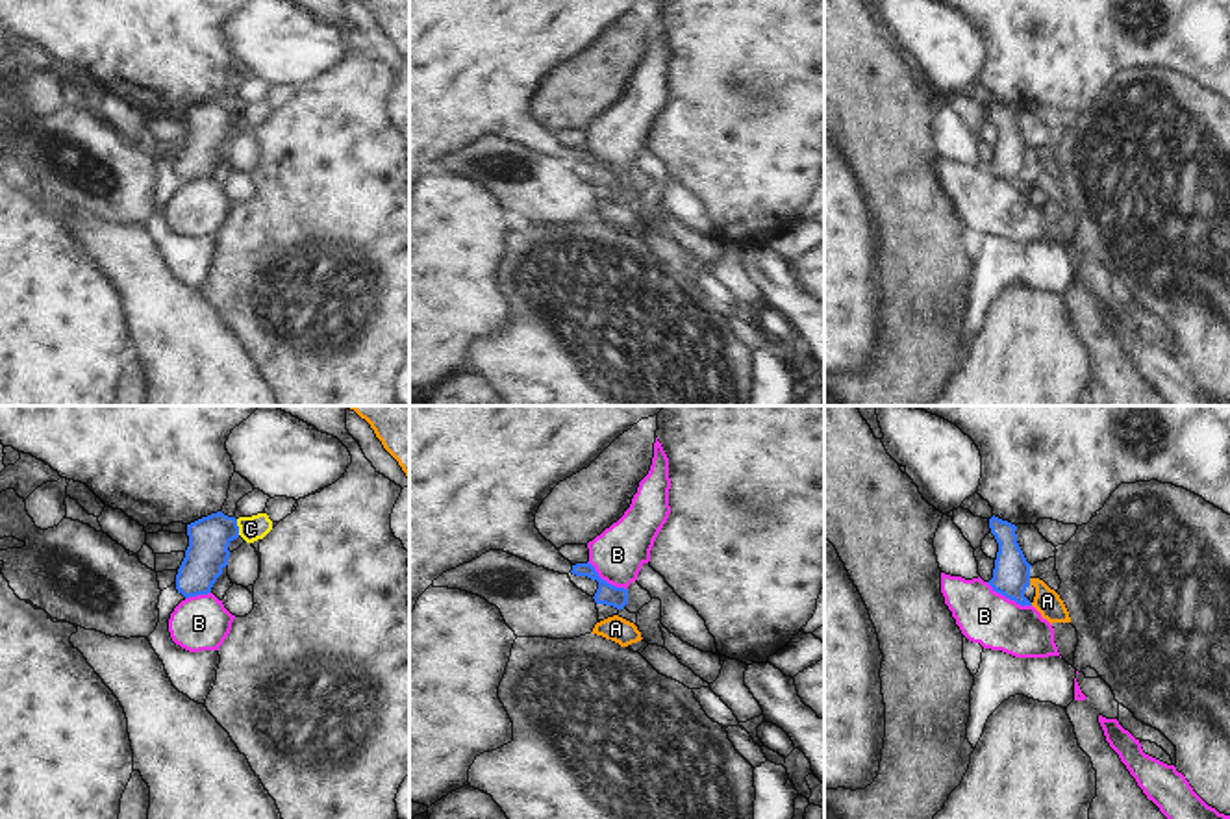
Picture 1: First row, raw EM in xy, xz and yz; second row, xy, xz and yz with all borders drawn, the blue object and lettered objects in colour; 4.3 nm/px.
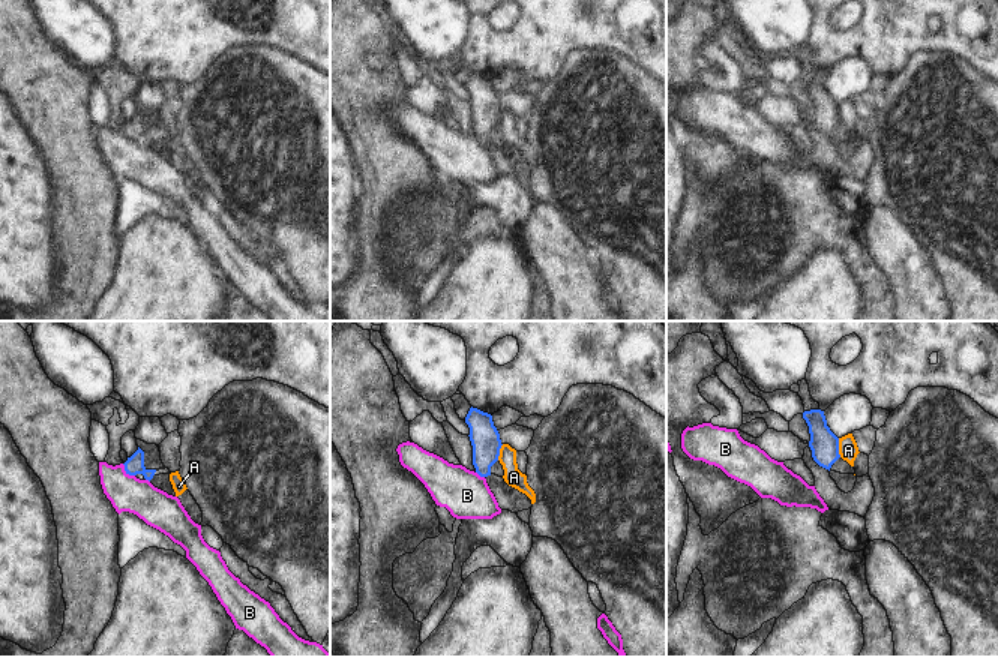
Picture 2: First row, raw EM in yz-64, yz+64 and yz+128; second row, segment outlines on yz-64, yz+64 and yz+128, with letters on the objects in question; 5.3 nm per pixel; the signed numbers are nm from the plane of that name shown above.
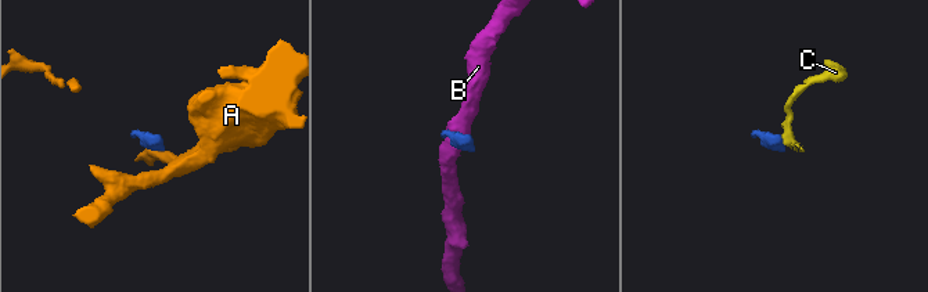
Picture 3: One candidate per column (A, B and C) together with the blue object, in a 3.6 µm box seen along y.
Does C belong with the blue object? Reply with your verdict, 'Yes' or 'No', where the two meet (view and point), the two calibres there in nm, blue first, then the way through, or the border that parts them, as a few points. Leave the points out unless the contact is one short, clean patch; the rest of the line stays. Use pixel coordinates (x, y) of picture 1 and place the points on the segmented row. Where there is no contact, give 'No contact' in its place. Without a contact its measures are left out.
No. Touches blue at xy (238, 527). Thickness 180 nm (blue) against 110 nm. Boundary: xy (236, 519), (239, 534)

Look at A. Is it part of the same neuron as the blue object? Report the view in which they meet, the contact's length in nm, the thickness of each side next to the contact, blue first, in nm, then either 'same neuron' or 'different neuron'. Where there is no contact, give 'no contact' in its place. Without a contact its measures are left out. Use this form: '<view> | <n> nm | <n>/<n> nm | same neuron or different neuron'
yz | 30 nm | 160/110 nm | different neuron

